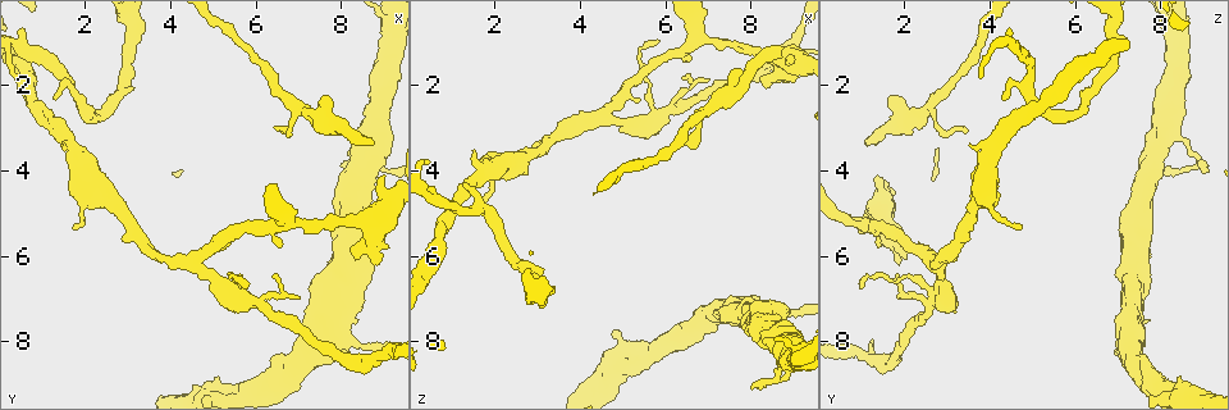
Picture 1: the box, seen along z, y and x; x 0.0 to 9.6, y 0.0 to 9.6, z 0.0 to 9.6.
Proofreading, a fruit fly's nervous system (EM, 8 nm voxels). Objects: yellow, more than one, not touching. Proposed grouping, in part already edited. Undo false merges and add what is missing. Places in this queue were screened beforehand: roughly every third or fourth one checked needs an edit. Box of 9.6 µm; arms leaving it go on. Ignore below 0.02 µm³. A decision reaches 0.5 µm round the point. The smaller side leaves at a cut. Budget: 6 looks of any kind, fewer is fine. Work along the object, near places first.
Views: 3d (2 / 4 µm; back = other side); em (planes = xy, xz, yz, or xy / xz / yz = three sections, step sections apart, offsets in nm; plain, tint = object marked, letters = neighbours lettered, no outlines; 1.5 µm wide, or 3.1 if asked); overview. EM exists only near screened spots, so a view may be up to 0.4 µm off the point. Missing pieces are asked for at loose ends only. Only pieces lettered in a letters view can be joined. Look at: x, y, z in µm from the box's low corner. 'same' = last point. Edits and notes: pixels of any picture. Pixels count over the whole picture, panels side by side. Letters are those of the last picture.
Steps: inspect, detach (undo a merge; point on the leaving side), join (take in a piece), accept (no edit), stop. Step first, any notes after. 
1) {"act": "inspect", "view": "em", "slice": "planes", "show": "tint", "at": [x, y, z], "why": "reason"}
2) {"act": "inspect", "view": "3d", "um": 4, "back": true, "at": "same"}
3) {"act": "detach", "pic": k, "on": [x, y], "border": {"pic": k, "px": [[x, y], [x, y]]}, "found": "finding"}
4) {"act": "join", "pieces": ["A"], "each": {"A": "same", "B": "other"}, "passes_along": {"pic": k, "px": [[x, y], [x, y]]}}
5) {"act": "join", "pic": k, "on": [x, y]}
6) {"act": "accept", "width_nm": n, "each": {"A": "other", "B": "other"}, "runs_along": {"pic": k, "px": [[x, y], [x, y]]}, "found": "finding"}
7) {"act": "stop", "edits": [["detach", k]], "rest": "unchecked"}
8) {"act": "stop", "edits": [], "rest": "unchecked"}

{"act": "inspect", "view": "3d", "um": 2, "at": [8.80, 3.40, 1.10], "why": "branch stops here"}

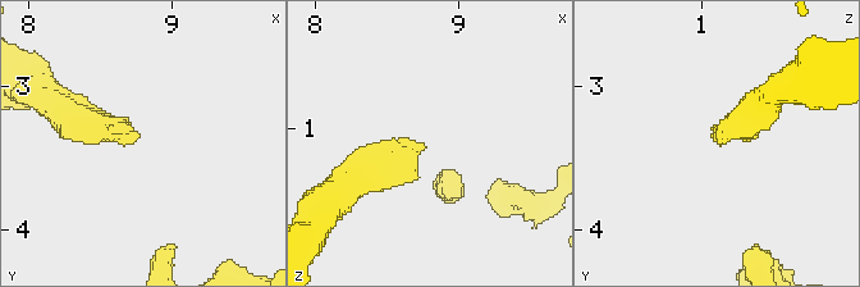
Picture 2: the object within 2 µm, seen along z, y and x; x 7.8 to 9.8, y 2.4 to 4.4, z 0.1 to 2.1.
{"act": "inspect", "view": "em", "slice": "planes", "show": "letters", "at": [8.78, 3.38, 1.12], "why": "need the tissue"}

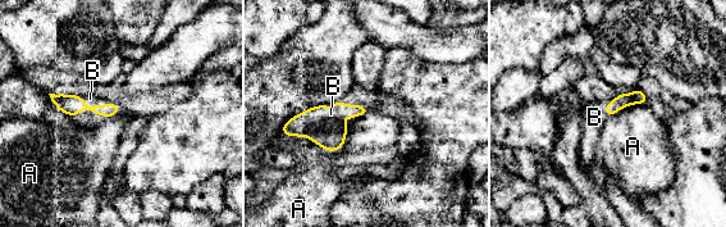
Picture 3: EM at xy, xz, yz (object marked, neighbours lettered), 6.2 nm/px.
{"act": "join", "pieces": ["B"], "each": {"A": "other", "B": "same"}, "passes_along": {"pic": 3, "px": [[72, 105], [90, 105], [90, 99]]}, "found": "it goes on there"}

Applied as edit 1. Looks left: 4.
{"act": "inspect", "view": "em", "slice": "planes", "show": "letters", "at": [4.50, 6.10, 2.70], "why": "three-way junction"}

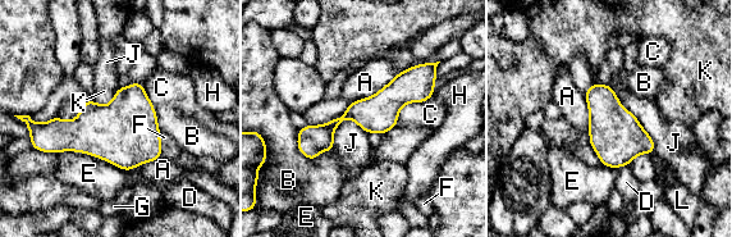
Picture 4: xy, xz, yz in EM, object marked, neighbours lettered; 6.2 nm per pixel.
{"act": "accept", "each": {"A": "other", "B": "other", "C": "other", "D": "other", "E": "other", "F": "other", "G": "other", "H": "other", "J": "other", "K": "other", "L": "other"}, "found": "continuous, no second cell"}

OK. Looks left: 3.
{"act": "inspect", "view": "em", "slice": "xz", "step": 8, "show": "letters", "at": [8.30, 7.55, 7.75], "why": "free end"}

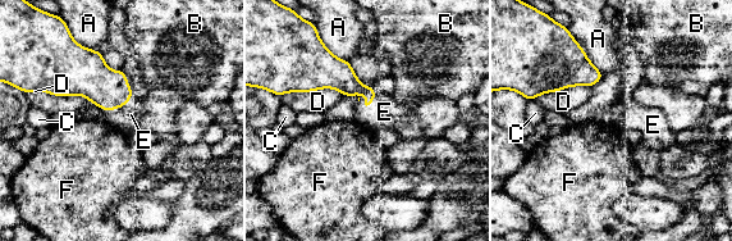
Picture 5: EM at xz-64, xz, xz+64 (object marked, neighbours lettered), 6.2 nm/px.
{"act": "join", "pieces": ["E"], "each": {"A": "other", "B": "other", "C": "other", "D": "other", "E": "same", "F": "other"}, "passes_along": {"pic": 5, "px": [[108, 89], [127, 101], [131, 114]]}, "found": "it goes on there"}

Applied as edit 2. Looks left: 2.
{"act": "stop", "edits": [["join", 3], ["join", 5]], "rest": "unchecked"}

